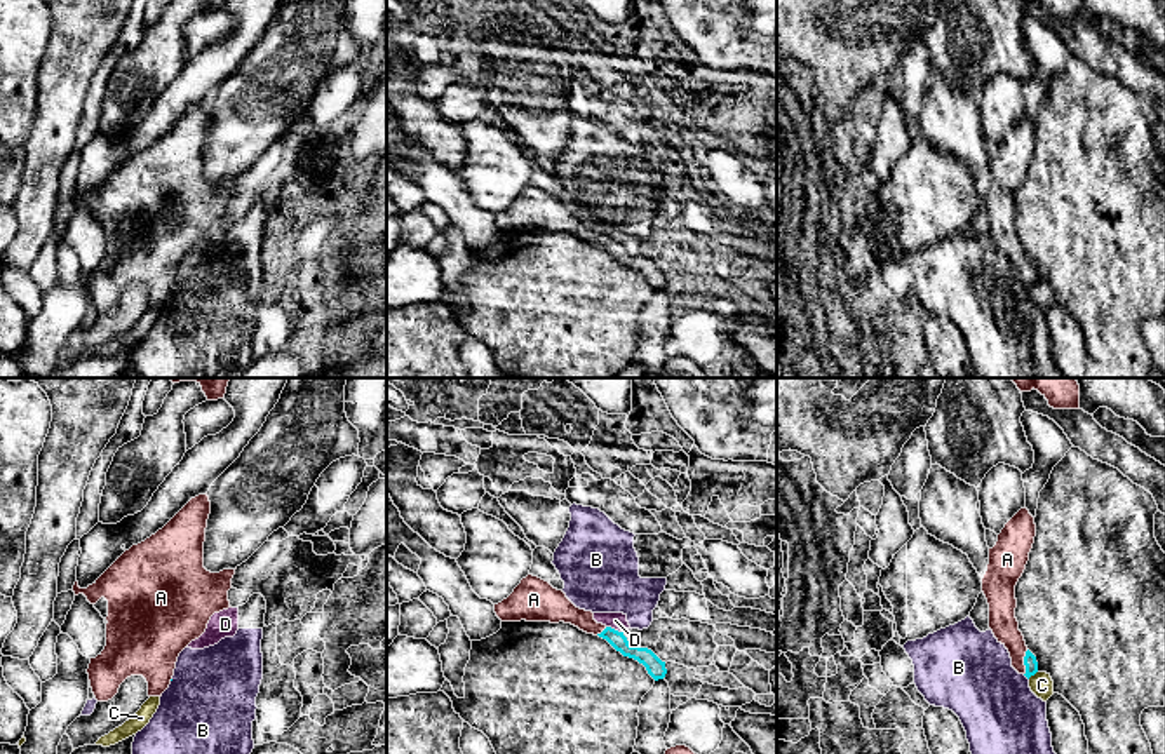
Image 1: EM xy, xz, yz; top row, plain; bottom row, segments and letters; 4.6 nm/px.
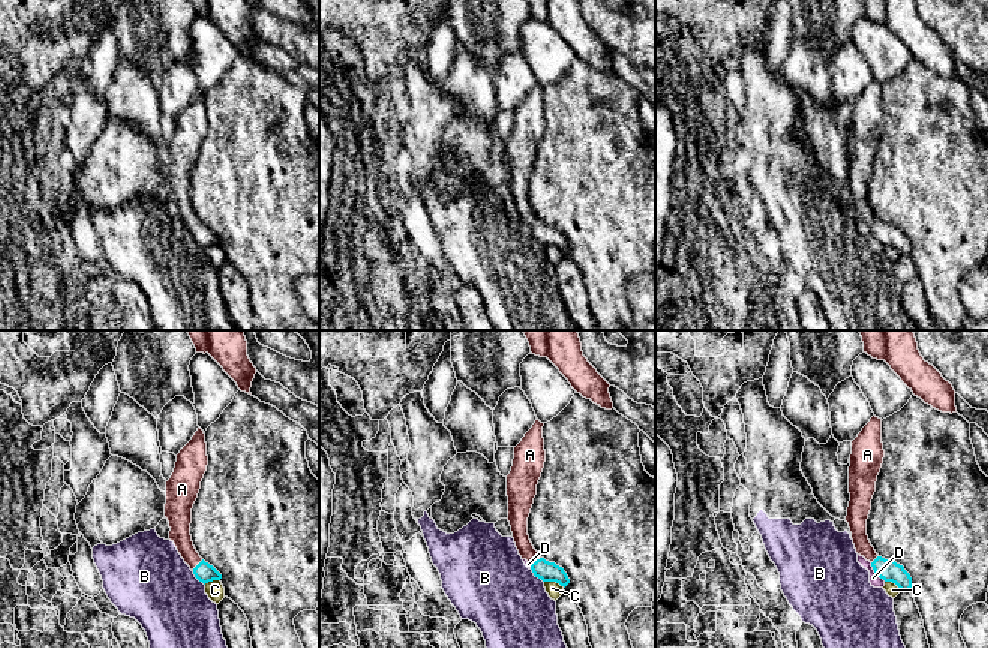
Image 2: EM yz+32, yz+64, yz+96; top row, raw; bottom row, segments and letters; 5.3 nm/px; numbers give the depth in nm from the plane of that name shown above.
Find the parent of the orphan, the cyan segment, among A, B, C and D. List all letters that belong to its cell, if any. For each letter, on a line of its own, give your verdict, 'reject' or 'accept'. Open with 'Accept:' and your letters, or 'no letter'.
Accept: A
A: accept
B: reject
C: reject
D: reject

